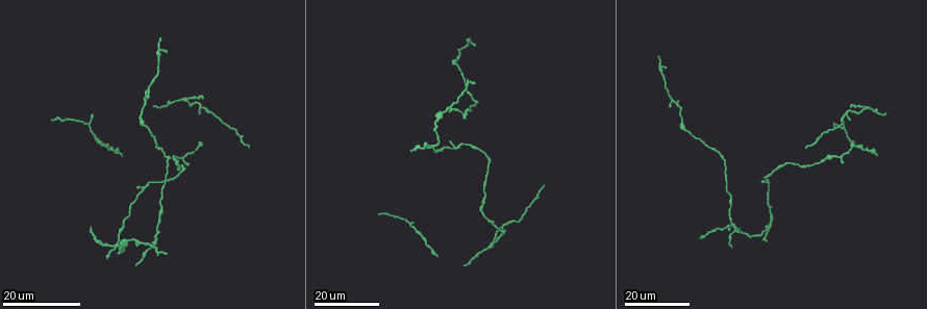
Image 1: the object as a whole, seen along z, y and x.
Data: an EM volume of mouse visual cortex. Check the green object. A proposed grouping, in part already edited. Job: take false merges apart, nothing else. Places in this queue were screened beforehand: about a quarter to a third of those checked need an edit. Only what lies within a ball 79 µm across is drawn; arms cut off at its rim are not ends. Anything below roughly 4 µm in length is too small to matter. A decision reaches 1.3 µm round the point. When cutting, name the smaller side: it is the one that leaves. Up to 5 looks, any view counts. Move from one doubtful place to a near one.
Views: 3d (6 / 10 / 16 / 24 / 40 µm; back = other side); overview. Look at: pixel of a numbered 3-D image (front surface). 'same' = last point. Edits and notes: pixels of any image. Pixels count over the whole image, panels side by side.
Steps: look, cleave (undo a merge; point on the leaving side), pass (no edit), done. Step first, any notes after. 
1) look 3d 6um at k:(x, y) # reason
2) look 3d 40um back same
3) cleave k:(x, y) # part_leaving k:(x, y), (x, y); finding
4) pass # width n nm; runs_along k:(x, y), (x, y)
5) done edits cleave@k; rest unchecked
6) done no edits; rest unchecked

look 3d 24um at 1:(807, 167) # calibre changes

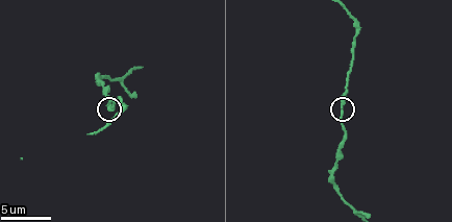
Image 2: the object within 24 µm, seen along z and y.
look 3d 6um at 2:(340, 106)

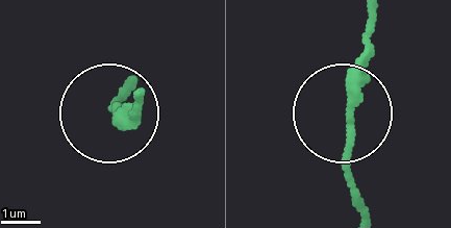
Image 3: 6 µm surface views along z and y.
pass # runs_along 3:(372, 18), (365, 77), (345, 127), (355, 203); one neuron here

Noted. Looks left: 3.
look 3d 24um at 1:(769, 181) # branch point

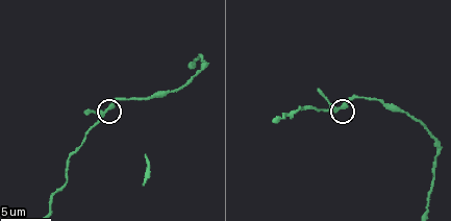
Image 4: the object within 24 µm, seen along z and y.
look 3d 6um at 4:(340, 105)

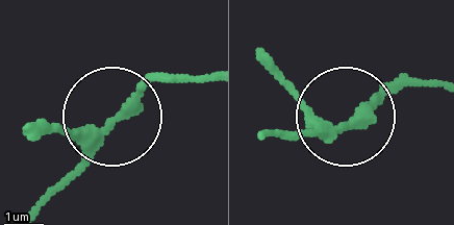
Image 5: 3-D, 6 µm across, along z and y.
pass # arms 3; runs_along 5:(114, 123), (159, 79), (196, 76); continuous, no second neuron

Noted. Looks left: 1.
done no edits; rest unchecked

